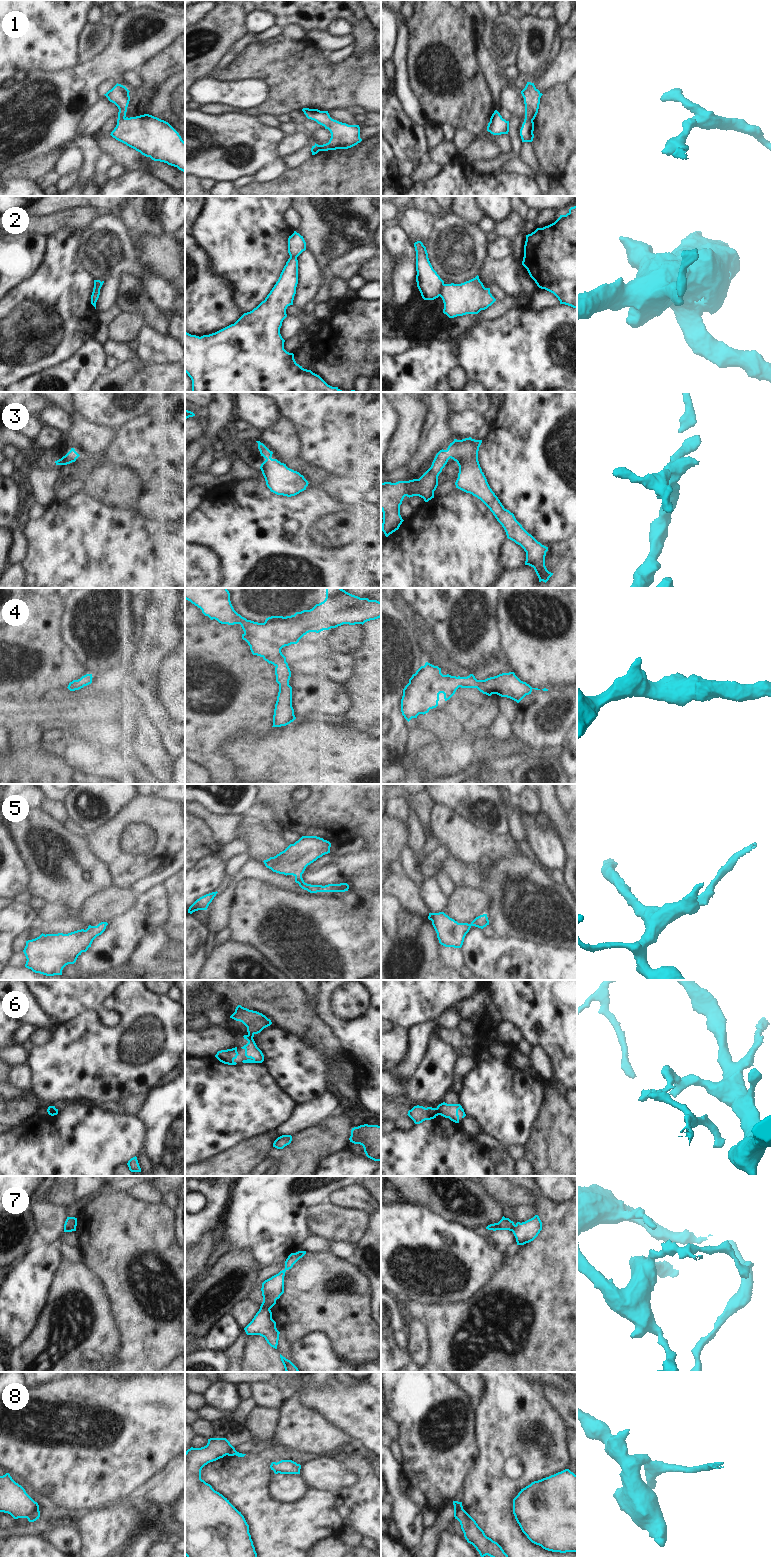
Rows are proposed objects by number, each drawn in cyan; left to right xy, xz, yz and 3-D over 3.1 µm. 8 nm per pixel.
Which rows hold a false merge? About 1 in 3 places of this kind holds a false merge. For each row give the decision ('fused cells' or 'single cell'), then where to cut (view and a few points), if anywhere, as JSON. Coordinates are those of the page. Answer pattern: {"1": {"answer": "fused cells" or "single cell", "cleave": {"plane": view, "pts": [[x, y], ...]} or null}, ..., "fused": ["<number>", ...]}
{"1": {"answer": "fused cells", "cleave": {"plane": "xz", "pts": [[315, 144], [319, 146], [320, 150]]}}, "2": {"answer": "fused cells", "cleave": {"plane": "yz", "pts": [[444, 284], [439, 295]]}}, "3": {"answer": "single cell", "cleave": null}, "4": {"answer": "single cell", "cleave": null}, "5": {"answer": "single cell", "cleave": null}, "6": {"answer": "fused cells", "cleave": {"plane": "yz", "pts": [[436, 1108], [438, 1114]]}}, "7": {"answer": "fused cells", "cleave": {"plane": "xz", "pts": [[260, 1306], [269, 1309]]}}, "8": {"answer": "fused cells", "cleave": {"plane": "xy", "pts": [[38, 1508], [26, 1517]]}}, "fused": ["1", "2", "6", "7", "8"]}

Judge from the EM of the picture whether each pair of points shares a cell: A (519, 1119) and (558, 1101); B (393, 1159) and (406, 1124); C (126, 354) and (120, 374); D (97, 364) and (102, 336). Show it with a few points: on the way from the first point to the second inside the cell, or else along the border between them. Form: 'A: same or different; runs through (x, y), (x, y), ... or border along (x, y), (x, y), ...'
A: different; border along (545, 1093), (542, 1106), (530, 1132)
B: different; border along (415, 1124), (409, 1130), (395, 1130)
C: different; border along (135, 353), (130, 358), (119, 363)
D: different; border along (93, 338), (102, 345)

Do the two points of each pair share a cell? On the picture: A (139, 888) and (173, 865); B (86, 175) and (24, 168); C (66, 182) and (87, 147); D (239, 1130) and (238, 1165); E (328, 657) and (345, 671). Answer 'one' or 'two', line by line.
A: one
B: two
C: two
D: two
E: one

